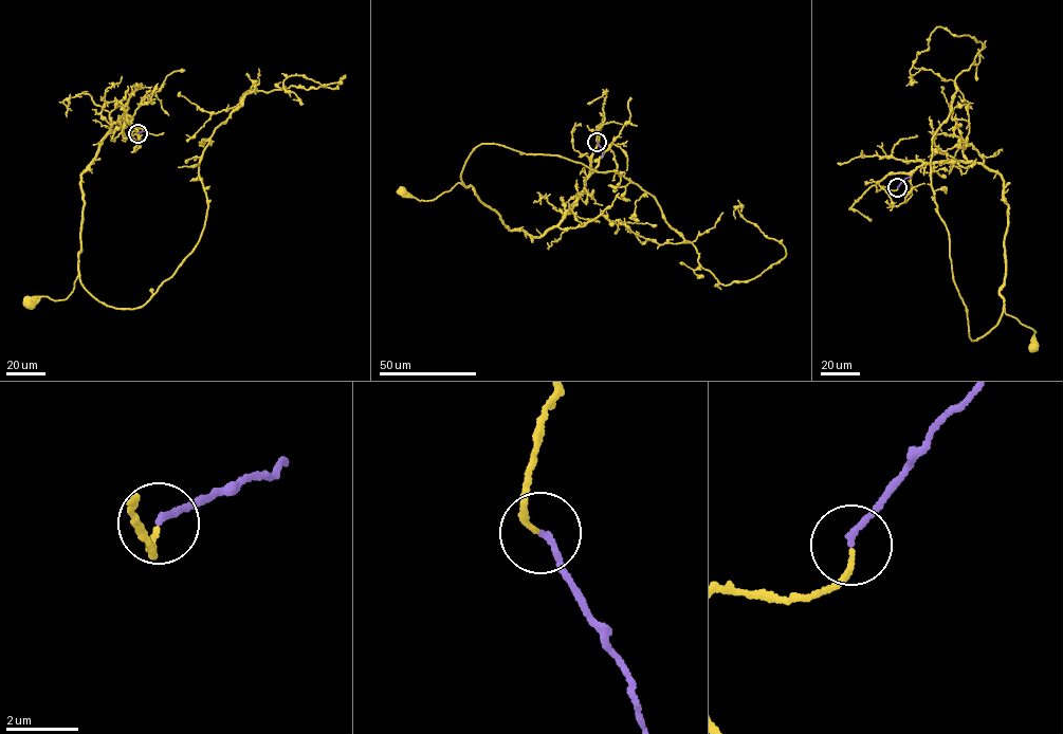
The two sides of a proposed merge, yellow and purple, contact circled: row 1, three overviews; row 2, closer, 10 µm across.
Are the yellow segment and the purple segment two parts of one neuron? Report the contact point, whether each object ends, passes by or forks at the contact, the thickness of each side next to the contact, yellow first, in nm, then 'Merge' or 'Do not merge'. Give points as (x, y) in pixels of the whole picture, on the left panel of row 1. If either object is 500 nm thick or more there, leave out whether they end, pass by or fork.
Place: (138, 133). At the ring yellow ends. At the ring purple ends. Thickness 150 nm (yellow) against 160 nm. Merge

